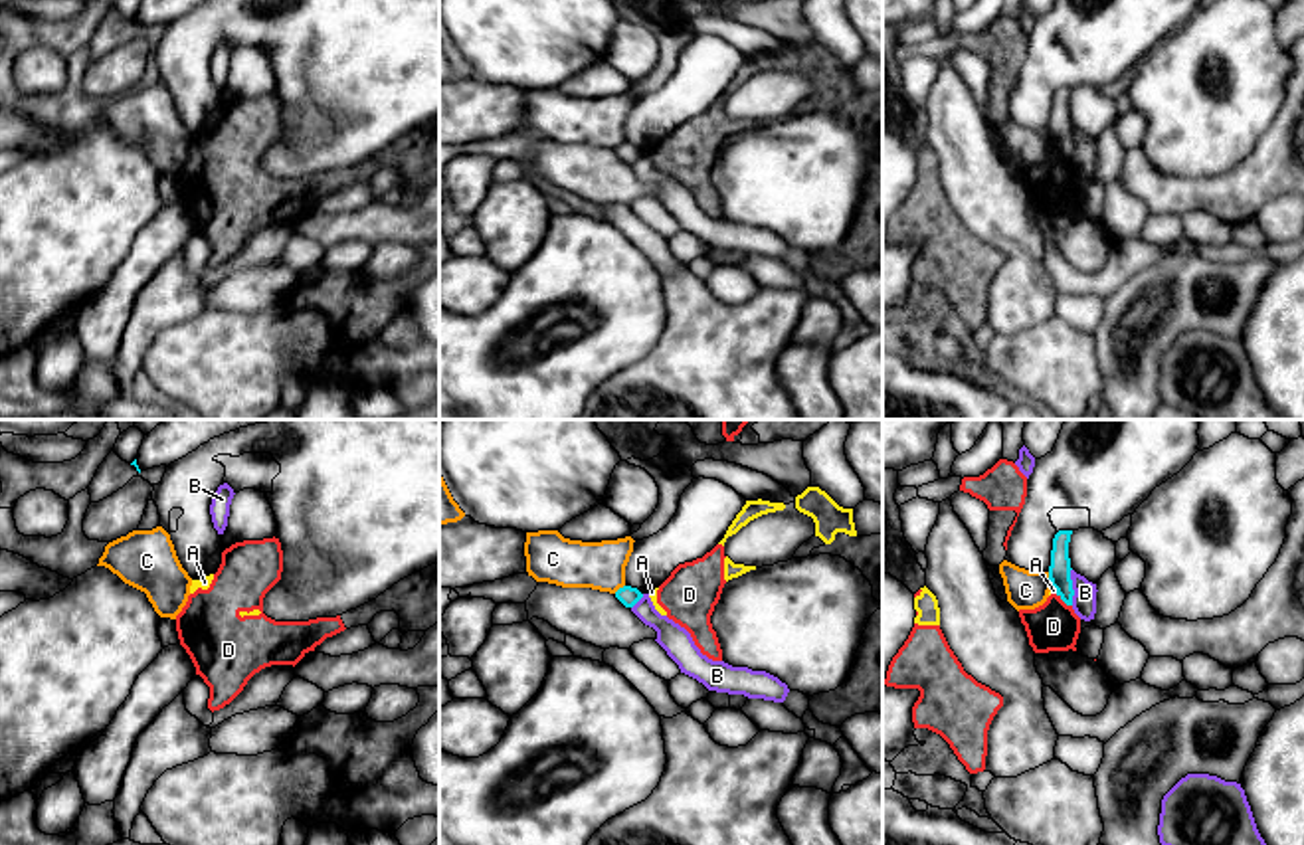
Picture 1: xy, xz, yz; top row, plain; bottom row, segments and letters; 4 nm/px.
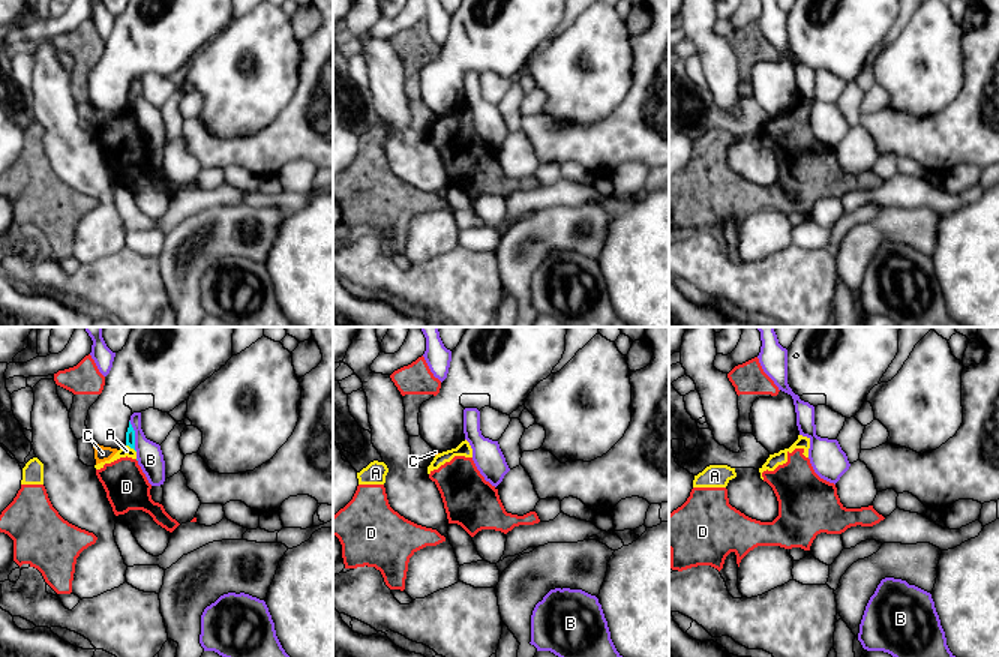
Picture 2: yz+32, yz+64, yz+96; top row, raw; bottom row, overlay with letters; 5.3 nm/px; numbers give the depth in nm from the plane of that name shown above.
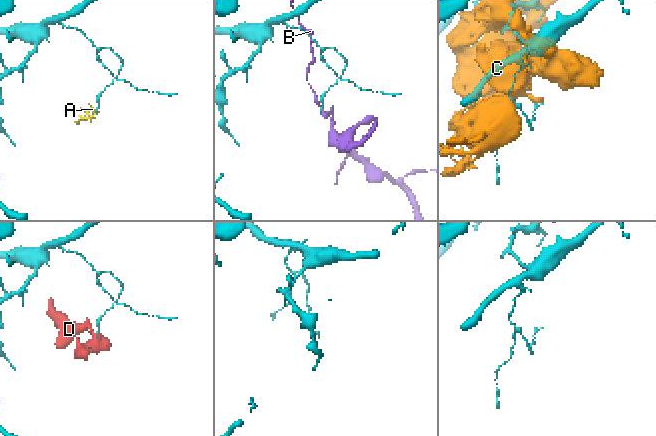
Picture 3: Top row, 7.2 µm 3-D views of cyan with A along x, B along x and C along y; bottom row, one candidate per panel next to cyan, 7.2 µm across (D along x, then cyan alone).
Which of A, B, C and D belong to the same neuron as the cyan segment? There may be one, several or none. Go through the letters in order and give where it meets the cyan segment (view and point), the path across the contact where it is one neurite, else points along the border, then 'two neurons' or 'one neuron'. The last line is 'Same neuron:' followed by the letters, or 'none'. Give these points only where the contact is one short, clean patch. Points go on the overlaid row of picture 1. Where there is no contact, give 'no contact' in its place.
A: yz (1053, 586) | along yz (1051, 584), (1057, 592) | two neurons
B: yz (1071, 586) | two neurons
C: yz (1049, 578) | two neurons
D: yz (1063, 600) | along yz (1055, 594), (1071, 606) | two neurons
Same neuron: none

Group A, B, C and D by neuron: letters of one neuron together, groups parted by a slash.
A D / B / C

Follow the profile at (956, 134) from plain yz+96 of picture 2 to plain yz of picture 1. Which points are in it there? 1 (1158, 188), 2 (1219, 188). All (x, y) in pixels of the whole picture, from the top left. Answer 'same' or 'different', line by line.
1: same
2: same

